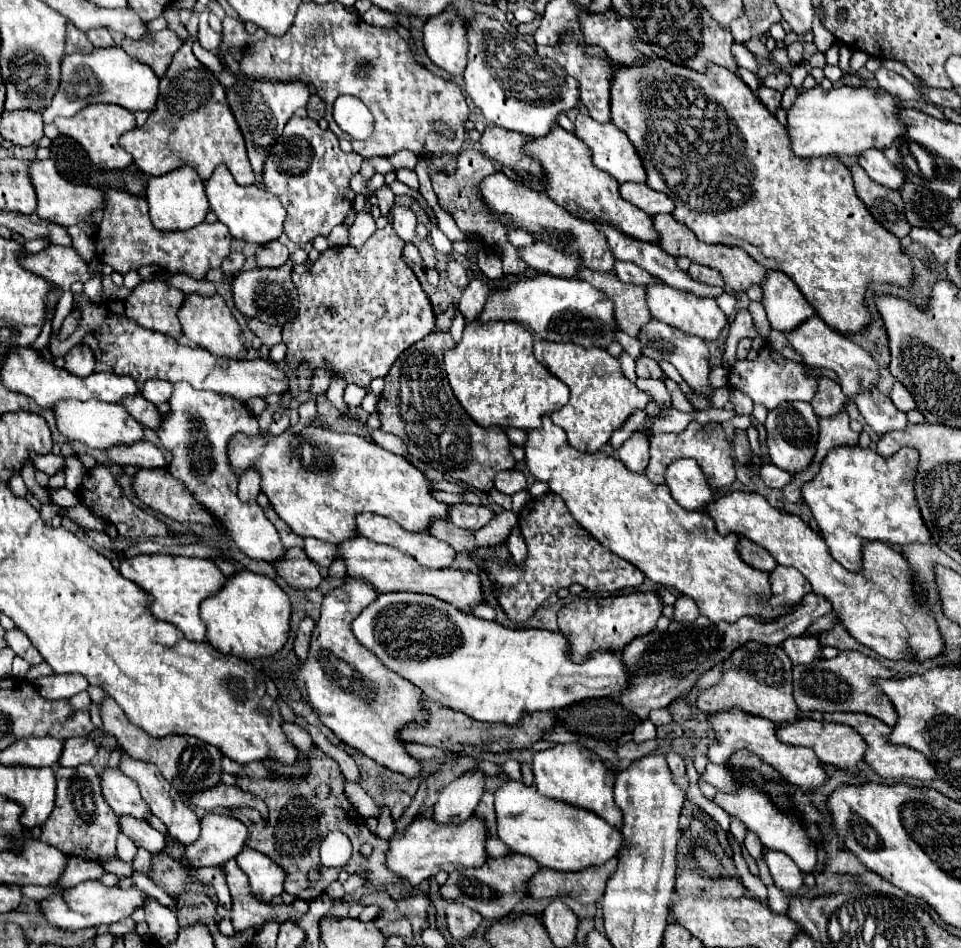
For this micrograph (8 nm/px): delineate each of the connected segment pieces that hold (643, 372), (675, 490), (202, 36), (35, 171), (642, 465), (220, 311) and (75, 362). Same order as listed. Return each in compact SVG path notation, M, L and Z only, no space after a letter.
M640 358L636 362L636 374L638 378L656 378L656 380L666 380L664 370L658 366L658 362L650 360L650 358Z
M692 458L672 462L666 470L666 484L672 490L672 498L686 510L706 510L706 506L716 500L714 488Z
M206 12L200 14L200 26L198 26L198 36L196 42L204 48L204 50L212 50L218 52L220 50L220 34L214 32L206 20Z
M34 160L32 162L32 184L36 188L38 194L38 208L36 214L42 220L60 224L60 226L72 226L78 222L84 222L94 210L102 210L104 208L104 194L100 188L90 188L90 186L80 186L80 184L70 184L68 180L64 180L54 162L52 160Z
M632 434L618 452L620 462L630 472L644 472L650 462L650 440L644 434Z
M188 294L184 306L178 312L180 324L182 324L182 332L200 348L208 350L210 354L218 356L218 358L232 358L232 360L244 360L246 358L246 346L244 346L244 336L242 330L236 322L236 318L232 316L230 308L226 306L226 302L222 300L222 296L212 296L212 298L204 298L200 294Z
M78 344L74 346L66 356L66 364L64 364L64 370L68 370L70 374L76 374L80 378L88 376L94 372L94 364L96 364L96 358L90 350L90 346L84 346L84 344Z

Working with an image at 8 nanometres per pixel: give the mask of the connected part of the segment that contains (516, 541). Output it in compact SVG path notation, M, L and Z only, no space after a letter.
M520 528L512 530L512 534L508 536L506 546L508 546L514 562L516 562L516 564L524 564L524 560L526 560L526 556L528 556L528 548L526 548L526 542L524 542L524 538L522 538L522 534L520 534Z

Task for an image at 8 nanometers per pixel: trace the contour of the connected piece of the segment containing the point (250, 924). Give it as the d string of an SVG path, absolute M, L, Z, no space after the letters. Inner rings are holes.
M234 858L230 862L224 862L220 868L226 872L226 884L232 896L232 924L236 930L252 928L260 932L264 924L278 922L272 906L252 894L248 876L240 870Z

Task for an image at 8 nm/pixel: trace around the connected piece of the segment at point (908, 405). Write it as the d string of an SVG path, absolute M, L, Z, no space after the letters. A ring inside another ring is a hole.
M896 382L896 384L894 384L890 398L892 398L892 402L894 402L900 410L904 410L904 412L916 410L916 402L914 402L914 398L910 396L910 392L902 386L902 382Z

